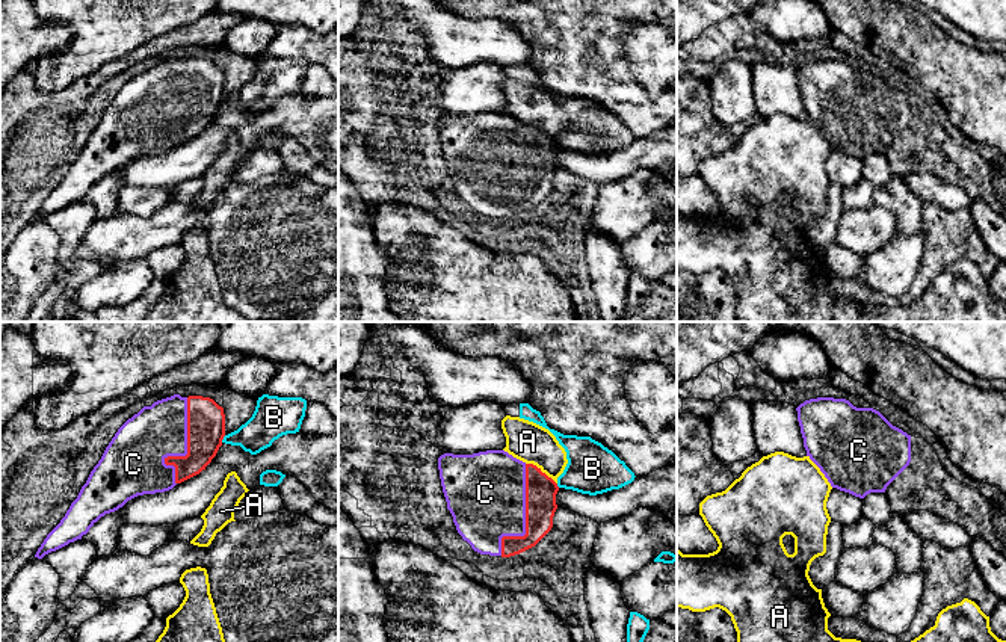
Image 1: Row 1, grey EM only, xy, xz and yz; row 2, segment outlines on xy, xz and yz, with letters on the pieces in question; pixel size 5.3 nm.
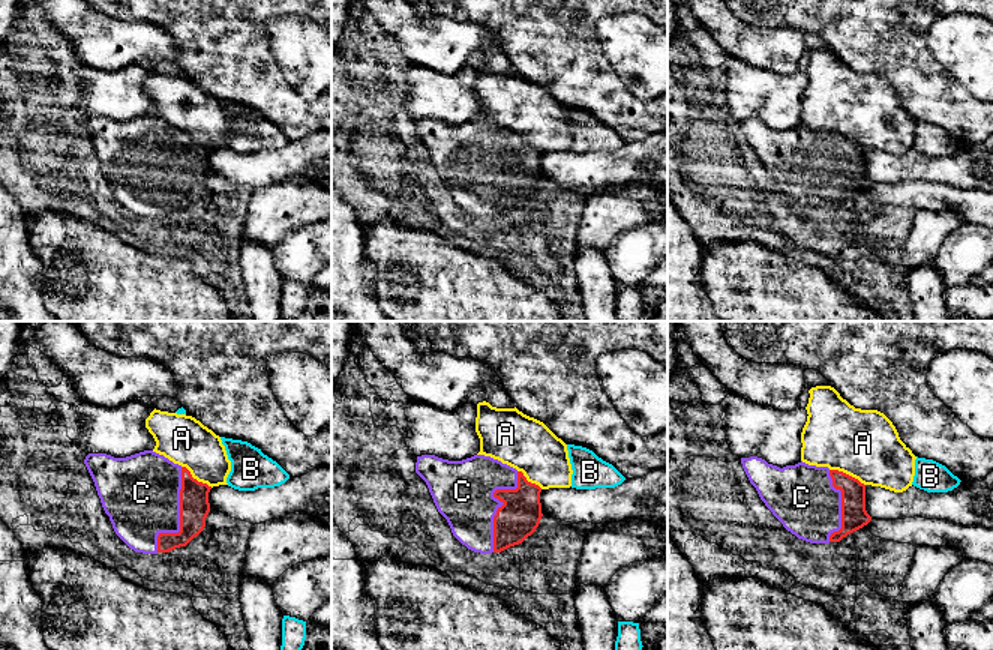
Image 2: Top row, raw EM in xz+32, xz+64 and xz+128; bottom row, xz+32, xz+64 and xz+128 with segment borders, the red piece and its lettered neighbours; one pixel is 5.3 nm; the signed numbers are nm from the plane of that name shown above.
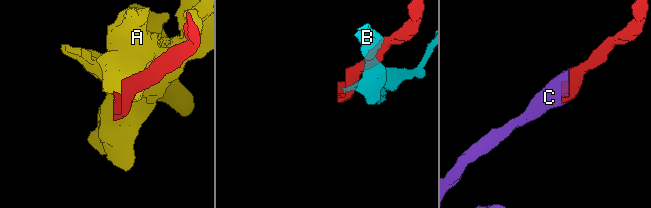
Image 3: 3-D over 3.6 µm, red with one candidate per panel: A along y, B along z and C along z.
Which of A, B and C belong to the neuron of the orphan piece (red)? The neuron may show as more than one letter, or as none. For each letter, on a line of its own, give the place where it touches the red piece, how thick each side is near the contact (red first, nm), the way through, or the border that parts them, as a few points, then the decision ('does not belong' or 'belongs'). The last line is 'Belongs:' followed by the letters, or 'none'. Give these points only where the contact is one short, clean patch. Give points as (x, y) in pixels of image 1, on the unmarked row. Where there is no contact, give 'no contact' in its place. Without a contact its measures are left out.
A: meets red in xz at (540, 132); 160 nm thick on the red side, 220 nm on the other; border along xz (526, 124), (535, 126), (556, 145); does not belong
B: meets red in xy at (222, 100); 200 nm thick on the red side, 190 nm on the other; does not belong
C: meets red in xz at (526, 180); 160 nm thick on the red side, 420 nm on the other; belongs
Belongs: C

